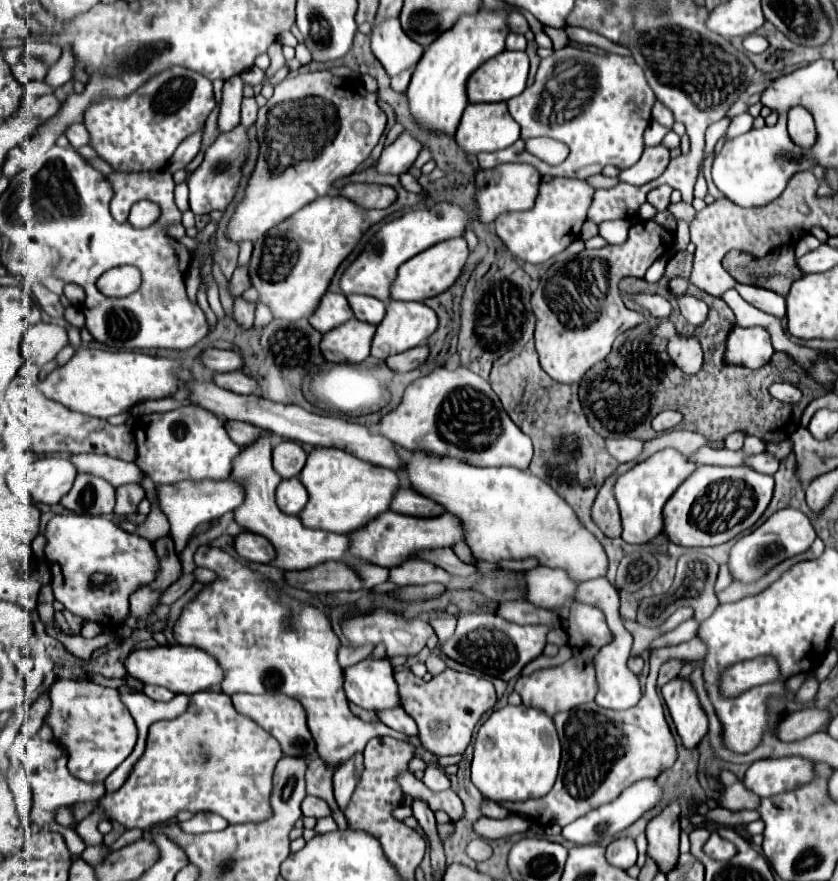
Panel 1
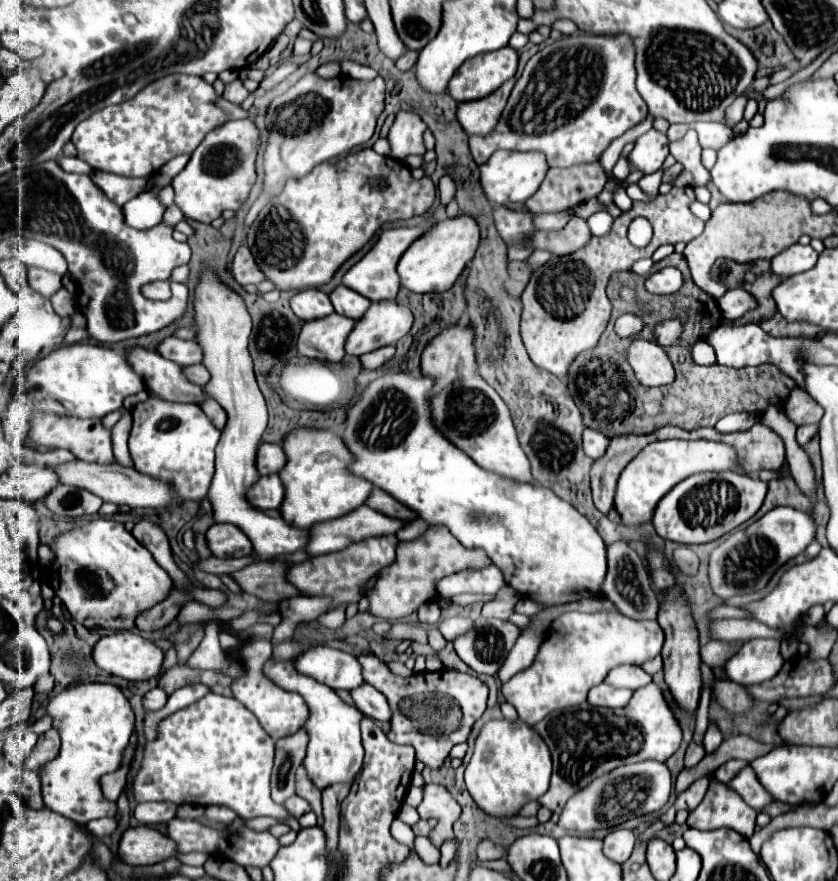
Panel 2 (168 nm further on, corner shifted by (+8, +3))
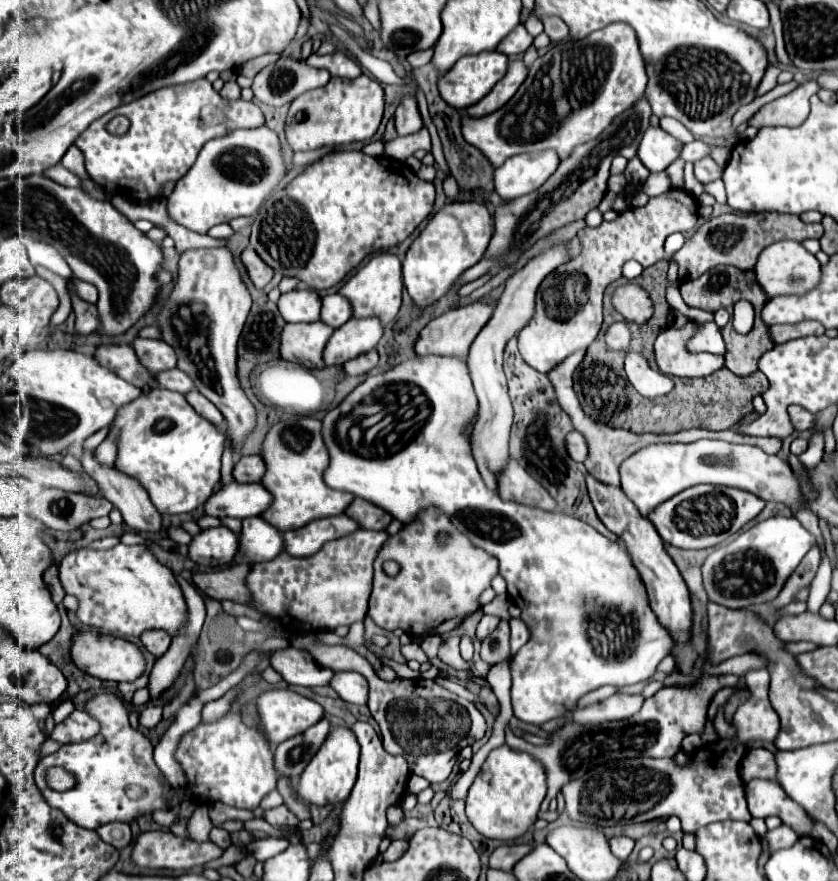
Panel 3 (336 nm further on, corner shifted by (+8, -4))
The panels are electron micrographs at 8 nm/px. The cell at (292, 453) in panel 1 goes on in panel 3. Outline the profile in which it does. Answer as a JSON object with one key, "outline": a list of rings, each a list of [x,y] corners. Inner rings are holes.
{"outline":[[[248,455],[242,457],[234,465],[234,479],[240,483],[260,483],[266,473],[266,465],[262,455]]]}

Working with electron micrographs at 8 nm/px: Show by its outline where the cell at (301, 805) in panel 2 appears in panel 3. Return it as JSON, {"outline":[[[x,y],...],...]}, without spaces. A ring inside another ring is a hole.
{"outline":[[[286,805],[268,809],[268,811],[264,813],[264,819],[266,819],[270,825],[292,825],[292,827],[298,825],[298,817],[296,817]]]}

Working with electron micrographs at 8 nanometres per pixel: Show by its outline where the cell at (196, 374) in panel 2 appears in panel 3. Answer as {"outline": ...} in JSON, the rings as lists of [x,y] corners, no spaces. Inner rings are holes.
{"outline":[[[172,369],[172,371],[164,371],[164,373],[158,373],[156,375],[160,387],[164,389],[170,389],[170,391],[178,391],[182,395],[186,395],[188,391],[192,391],[196,385],[194,381],[180,369]]]}

